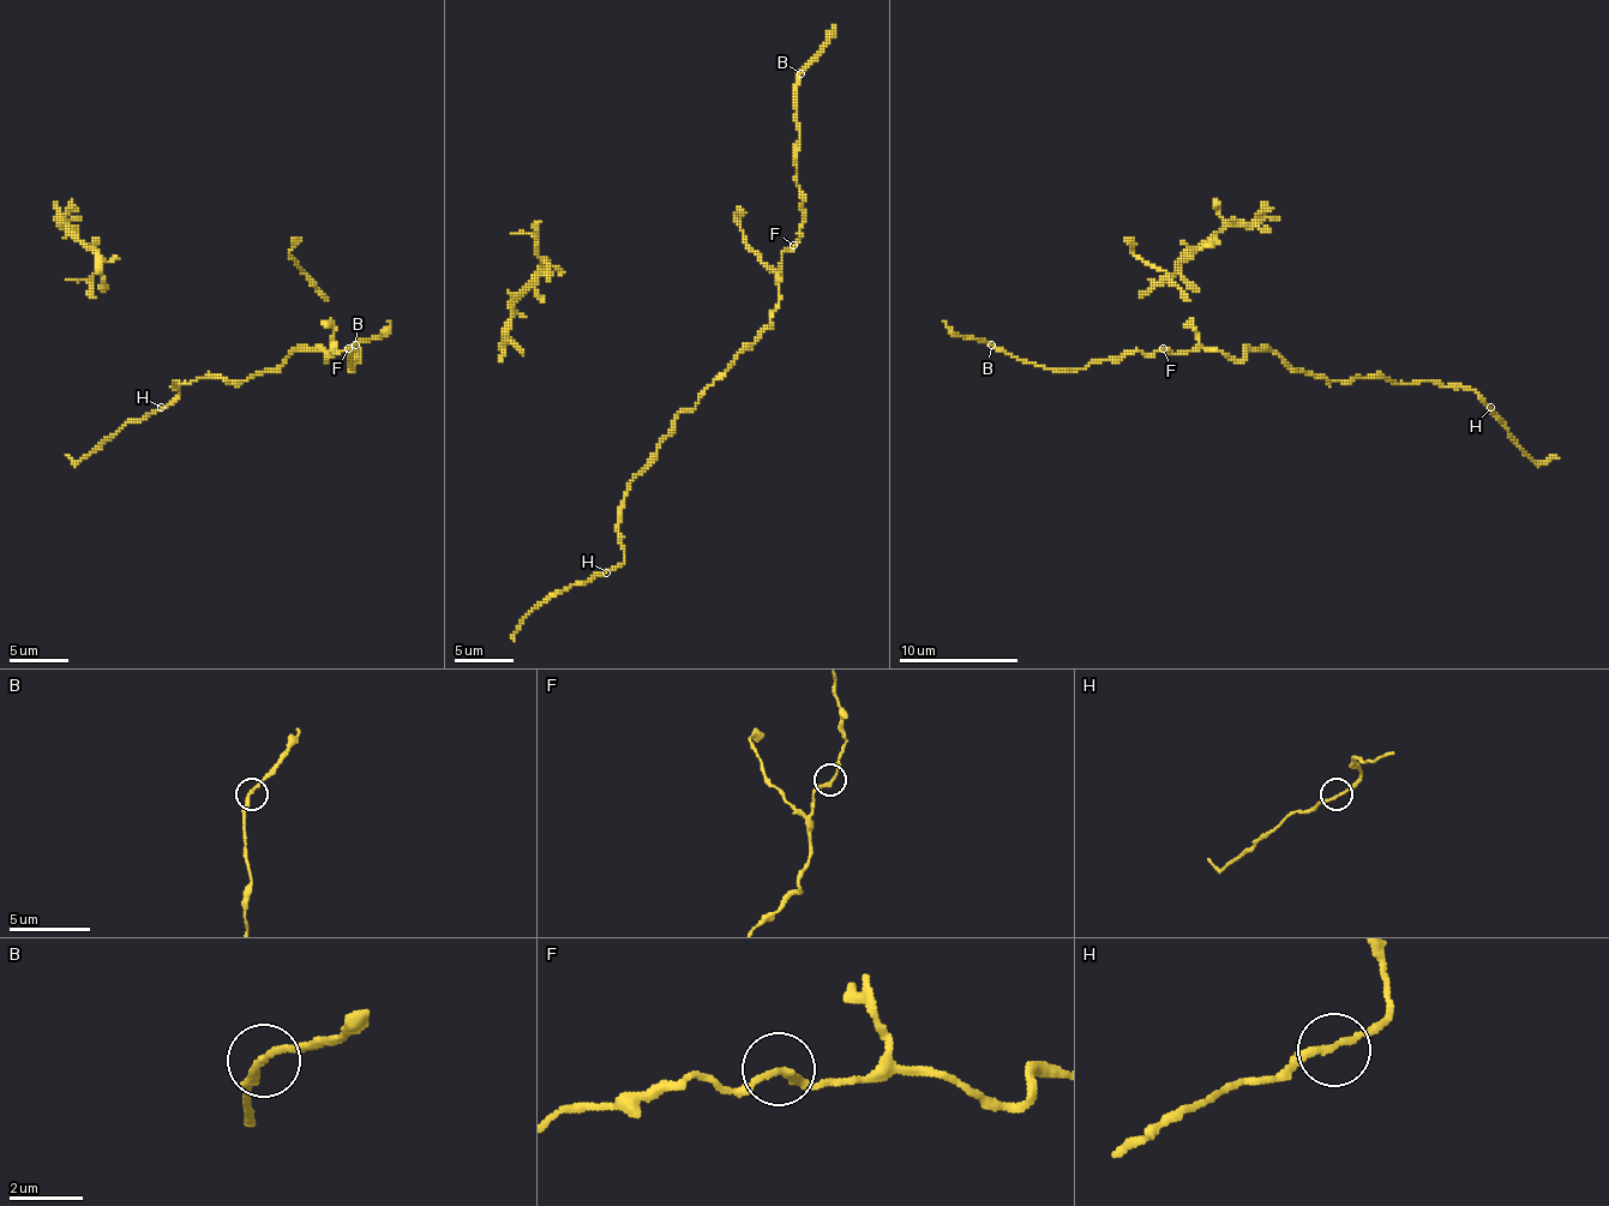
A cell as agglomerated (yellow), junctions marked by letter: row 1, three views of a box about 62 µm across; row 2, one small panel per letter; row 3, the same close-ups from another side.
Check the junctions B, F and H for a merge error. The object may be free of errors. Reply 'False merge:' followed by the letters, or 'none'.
False merge: none

